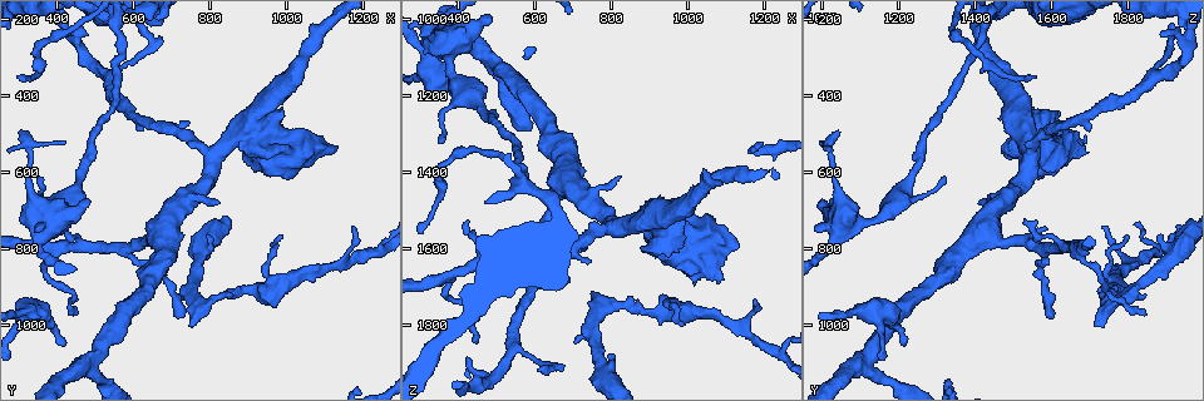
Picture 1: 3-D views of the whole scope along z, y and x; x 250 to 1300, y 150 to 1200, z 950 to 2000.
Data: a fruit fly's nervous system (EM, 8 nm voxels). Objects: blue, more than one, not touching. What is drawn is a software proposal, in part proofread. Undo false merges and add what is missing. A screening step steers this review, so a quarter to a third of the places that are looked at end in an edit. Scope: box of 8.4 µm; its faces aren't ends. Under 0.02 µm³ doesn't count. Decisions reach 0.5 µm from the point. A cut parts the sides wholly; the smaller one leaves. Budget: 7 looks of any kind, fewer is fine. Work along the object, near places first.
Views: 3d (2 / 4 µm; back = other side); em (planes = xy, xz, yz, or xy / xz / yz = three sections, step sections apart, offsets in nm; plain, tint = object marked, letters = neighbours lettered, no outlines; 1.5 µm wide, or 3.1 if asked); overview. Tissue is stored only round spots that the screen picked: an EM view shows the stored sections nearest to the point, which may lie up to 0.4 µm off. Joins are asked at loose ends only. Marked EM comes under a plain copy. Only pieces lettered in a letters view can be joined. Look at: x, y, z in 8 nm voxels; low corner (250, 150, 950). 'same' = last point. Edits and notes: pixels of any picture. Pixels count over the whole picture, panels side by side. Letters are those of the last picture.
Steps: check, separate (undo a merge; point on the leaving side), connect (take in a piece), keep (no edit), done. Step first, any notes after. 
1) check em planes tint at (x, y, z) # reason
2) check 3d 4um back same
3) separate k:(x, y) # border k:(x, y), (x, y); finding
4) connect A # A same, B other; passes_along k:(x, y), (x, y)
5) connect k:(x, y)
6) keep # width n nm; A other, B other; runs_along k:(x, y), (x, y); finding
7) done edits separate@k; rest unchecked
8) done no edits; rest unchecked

check em 3.1um xy step 8 letters at (910, 445, 1610) # free end

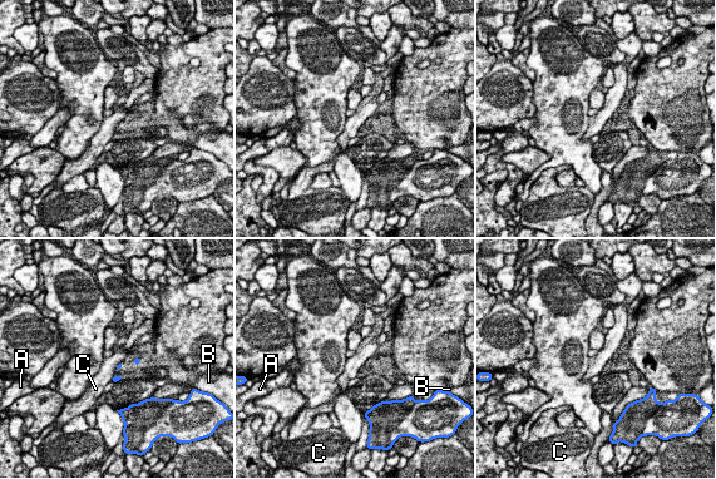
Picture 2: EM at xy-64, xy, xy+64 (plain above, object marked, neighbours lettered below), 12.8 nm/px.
check em 3.1um planes letters same

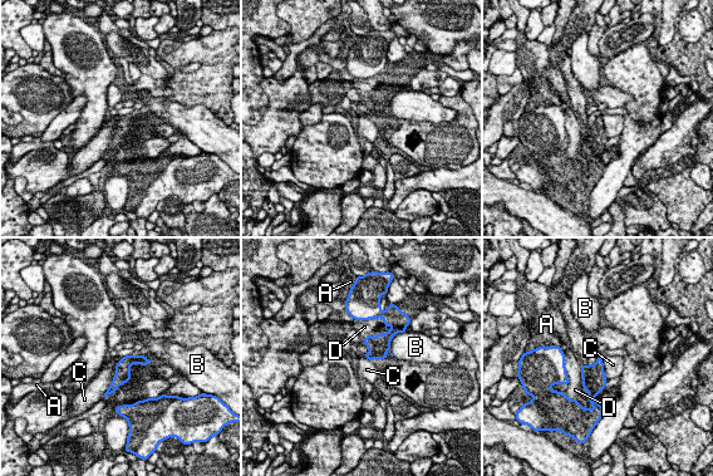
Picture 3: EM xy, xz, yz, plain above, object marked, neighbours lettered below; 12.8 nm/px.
keep # A other, B other, C other, D other; border 3:(123, 357), (102, 396); none of them fits

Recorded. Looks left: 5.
check 3d 4um at (345, 615, 1330) # an open end

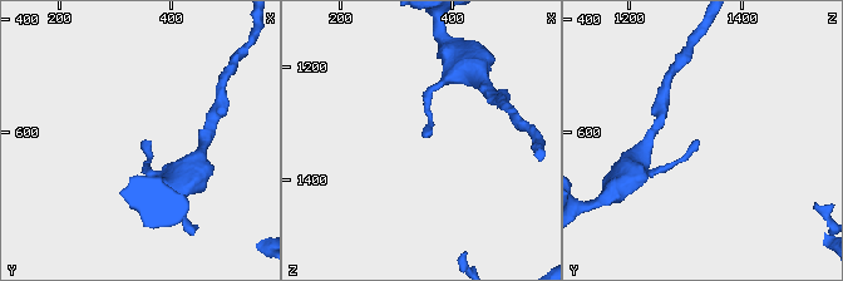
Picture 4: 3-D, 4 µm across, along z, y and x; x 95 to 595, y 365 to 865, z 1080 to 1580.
check em planes letters at (350, 615, 1320) # need the tissue

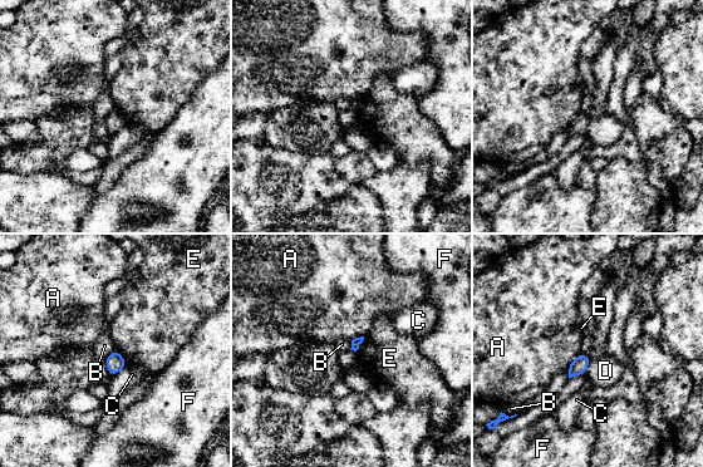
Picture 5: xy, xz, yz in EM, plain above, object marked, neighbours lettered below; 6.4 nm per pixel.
keep # A other, B other, C other, D other, E other, F other; no lettered piece goes on from it

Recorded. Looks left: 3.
check 3d 2um at (420, 1055, 1215) # free end

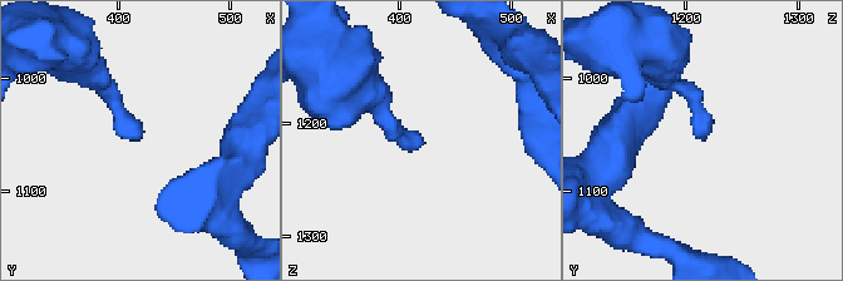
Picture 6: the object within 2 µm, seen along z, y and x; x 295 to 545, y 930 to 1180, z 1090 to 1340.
check em planes letters at (414, 1054, 1218) # now the EM

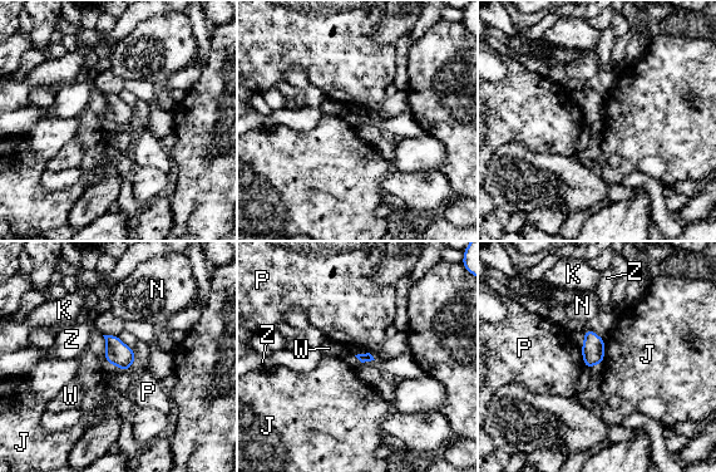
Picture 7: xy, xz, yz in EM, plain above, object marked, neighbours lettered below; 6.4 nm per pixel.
keep # longest_contact J 140 nm; J other, K other, N other, P other, W other, Z other; no lettered piece goes on from it

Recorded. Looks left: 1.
done no edits; rest unchecked

